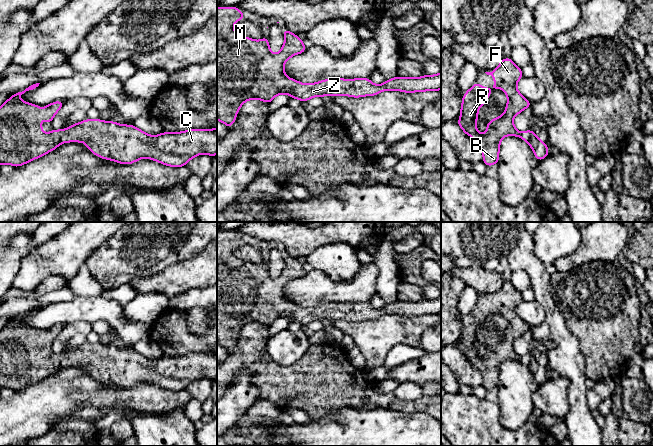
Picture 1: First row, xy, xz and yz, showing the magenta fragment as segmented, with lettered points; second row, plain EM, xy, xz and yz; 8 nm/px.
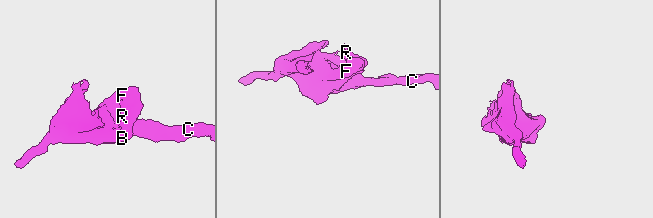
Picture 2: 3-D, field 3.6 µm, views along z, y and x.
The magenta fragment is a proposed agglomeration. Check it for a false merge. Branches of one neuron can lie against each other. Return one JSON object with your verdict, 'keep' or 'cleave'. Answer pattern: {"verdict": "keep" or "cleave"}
{"verdict": "keep"}

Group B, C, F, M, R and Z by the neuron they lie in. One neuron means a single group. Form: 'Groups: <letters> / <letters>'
Groups: B C F M R Z

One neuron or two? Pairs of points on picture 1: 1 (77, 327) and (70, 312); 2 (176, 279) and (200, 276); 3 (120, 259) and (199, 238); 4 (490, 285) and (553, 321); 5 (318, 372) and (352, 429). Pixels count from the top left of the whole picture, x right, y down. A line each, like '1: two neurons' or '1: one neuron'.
1: two neurons
2: one neuron
3: one neuron
4: two neurons
5: two neurons

